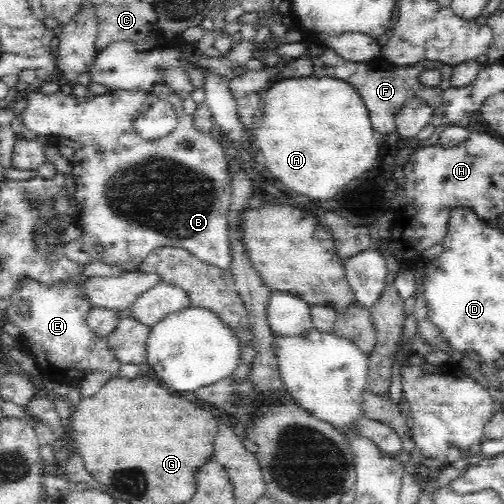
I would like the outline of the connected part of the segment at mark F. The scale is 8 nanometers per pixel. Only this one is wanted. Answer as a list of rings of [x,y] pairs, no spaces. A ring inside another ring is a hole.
[[[325,47],[315,48],[310,52],[310,56],[314,58],[314,70],[312,70],[312,74],[314,74],[315,77],[334,77],[335,79],[346,81],[357,89],[358,94],[360,94],[368,109],[372,128],[375,132],[379,132],[382,137],[394,132],[396,115],[400,113],[405,102],[410,97],[416,96],[420,98],[420,100],[423,100],[423,102],[428,103],[428,105],[432,107],[432,110],[436,110],[436,108],[442,104],[443,92],[451,87],[453,66],[440,61],[423,60],[415,65],[404,67],[394,66],[393,69],[389,71],[372,68],[372,66],[369,66],[367,63],[355,63],[346,60],[332,49]],[[430,68],[438,69],[441,74],[440,84],[434,87],[428,87],[418,79],[421,72]]]

